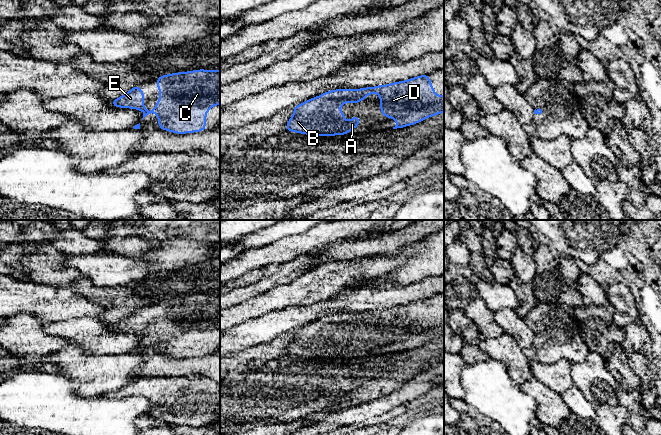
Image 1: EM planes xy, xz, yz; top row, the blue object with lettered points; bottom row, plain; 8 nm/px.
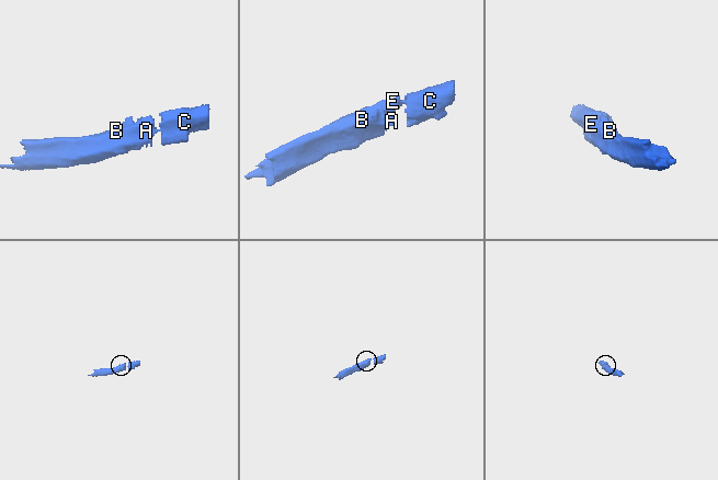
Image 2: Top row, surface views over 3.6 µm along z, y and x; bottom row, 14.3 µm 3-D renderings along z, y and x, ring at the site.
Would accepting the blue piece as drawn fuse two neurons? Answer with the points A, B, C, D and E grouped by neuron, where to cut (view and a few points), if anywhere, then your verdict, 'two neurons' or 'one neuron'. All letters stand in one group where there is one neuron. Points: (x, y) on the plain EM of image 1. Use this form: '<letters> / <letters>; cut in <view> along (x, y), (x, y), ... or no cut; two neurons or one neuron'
A B C D E; no cut; one neuron

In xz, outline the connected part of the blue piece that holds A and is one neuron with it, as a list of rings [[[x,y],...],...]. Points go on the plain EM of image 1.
[[[428,298],[416,300],[406,305],[393,306],[387,309],[364,311],[361,313],[336,313],[329,314],[319,320],[310,322],[306,326],[295,329],[292,333],[293,340],[286,347],[286,356],[296,356],[305,359],[315,360],[335,360],[348,359],[350,354],[355,354],[360,349],[360,340],[354,338],[352,345],[344,343],[344,336],[338,334],[338,330],[343,330],[345,326],[355,329],[362,326],[369,318],[380,318],[380,337],[385,342],[395,342],[396,349],[393,353],[403,352],[417,348],[428,341],[444,336],[444,318],[439,322],[431,308]]]

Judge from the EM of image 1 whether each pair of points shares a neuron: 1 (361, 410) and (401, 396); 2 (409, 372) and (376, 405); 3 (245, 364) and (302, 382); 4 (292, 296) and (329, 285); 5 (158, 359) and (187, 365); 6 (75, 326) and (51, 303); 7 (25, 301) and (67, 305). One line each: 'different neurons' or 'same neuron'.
1: same neuron
2: different neurons
3: different neurons
4: same neuron
5: same neuron
6: different neurons
7: same neuron

